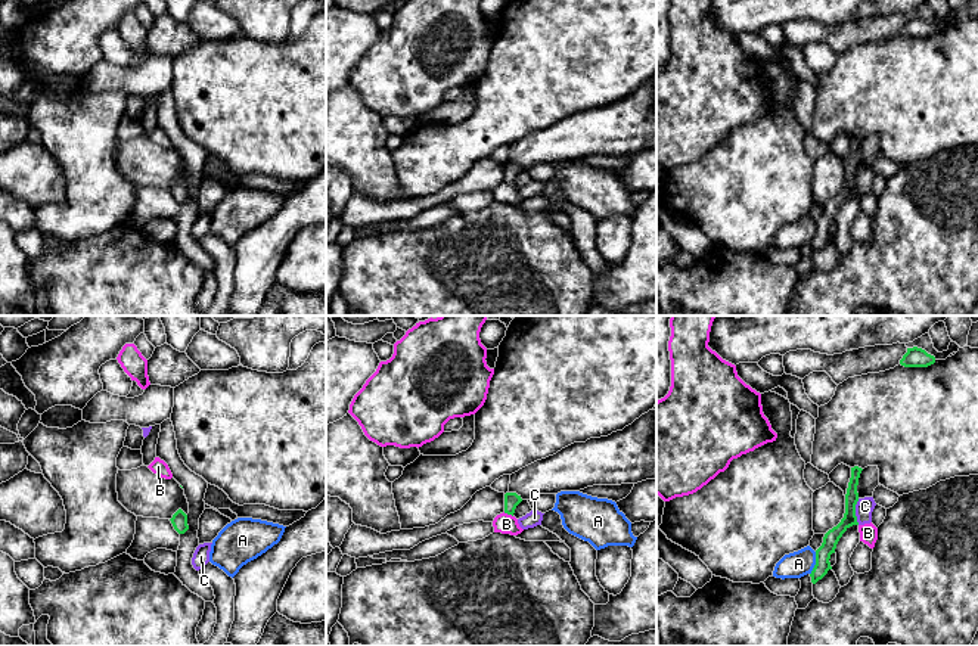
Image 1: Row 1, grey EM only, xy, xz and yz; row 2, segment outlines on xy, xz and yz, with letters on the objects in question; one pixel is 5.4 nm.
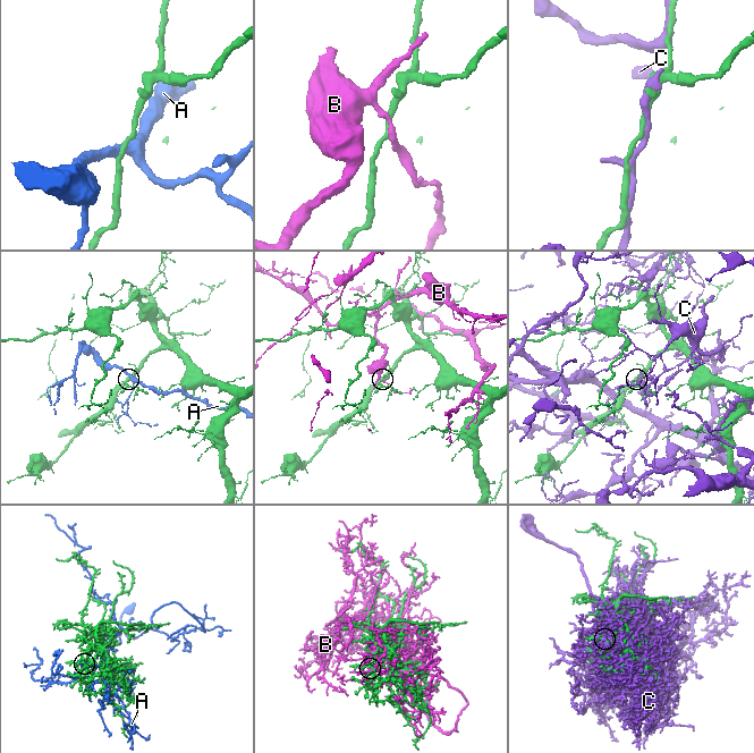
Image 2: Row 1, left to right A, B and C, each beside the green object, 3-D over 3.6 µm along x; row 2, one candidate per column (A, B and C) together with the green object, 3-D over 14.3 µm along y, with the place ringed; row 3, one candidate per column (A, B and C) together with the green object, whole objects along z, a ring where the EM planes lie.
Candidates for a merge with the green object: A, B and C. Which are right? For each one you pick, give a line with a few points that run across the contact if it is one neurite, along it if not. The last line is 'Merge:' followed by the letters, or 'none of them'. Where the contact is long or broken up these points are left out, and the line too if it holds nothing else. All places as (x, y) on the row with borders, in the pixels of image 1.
Merge: none of them

